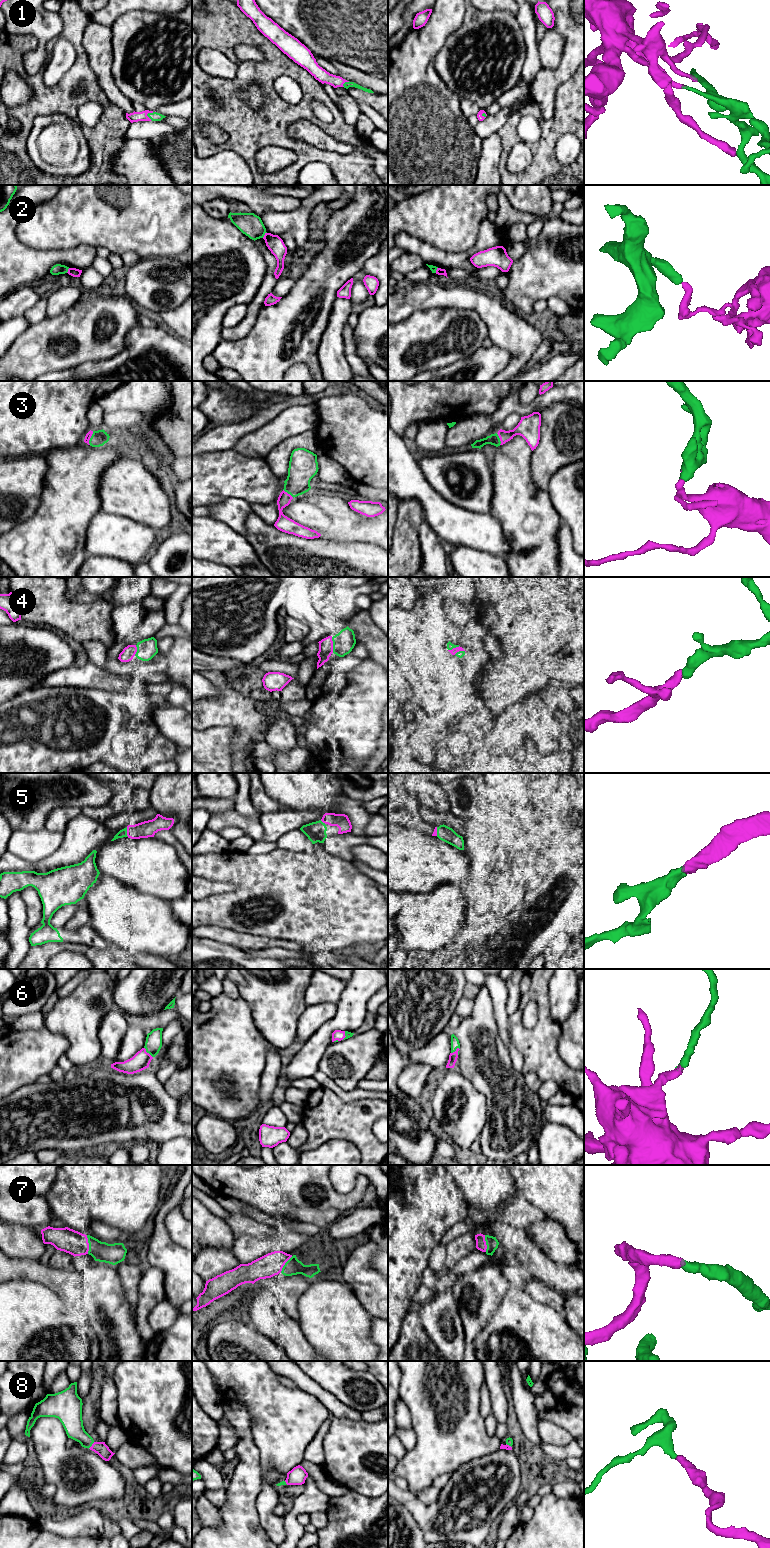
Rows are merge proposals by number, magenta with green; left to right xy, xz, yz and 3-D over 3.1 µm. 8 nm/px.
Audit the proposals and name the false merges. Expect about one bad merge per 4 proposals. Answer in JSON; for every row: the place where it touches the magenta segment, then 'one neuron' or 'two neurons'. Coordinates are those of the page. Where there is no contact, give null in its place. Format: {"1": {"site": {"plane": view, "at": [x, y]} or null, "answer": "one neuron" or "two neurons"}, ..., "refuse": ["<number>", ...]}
{"1": {"site": {"plane": "xy", "at": [147, 116]}, "answer": "one neuron"}, "2": {"site": {"plane": "xz", "at": [264, 235]}, "answer": "two neurons"}, "3": {"site": {"plane": "xy", "at": [90, 437]}, "answer": "one neuron"}, "4": {"site": {"plane": "xz", "at": [332, 645]}, "answer": "one neuron"}, "5": {"site": {"plane": "xy", "at": [127, 832]}, "answer": "one neuron"}, "6": {"site": {"plane": "yz", "at": [456, 1050]}, "answer": "one neuron"}, "7": {"site": {"plane": "xy", "at": [88, 1244]}, "answer": "one neuron"}, "8": {"site": {"plane": "xy", "at": [92, 1445]}, "answer": "one neuron"}, "refuse": ["2"]}

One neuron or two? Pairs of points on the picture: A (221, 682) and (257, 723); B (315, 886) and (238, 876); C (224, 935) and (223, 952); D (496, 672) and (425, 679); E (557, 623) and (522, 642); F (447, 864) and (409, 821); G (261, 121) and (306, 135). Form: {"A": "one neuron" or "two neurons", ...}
{"A": "one neuron", "B": "one neuron", "C": "two neurons", "D": "two neurons", "E": "one neuron", "F": "two neurons", "G": "two neurons"}

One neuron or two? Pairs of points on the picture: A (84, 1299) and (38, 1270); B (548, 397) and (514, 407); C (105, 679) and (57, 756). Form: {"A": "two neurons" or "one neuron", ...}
{"A": "one neuron", "B": "one neuron", "C": "two neurons"}

